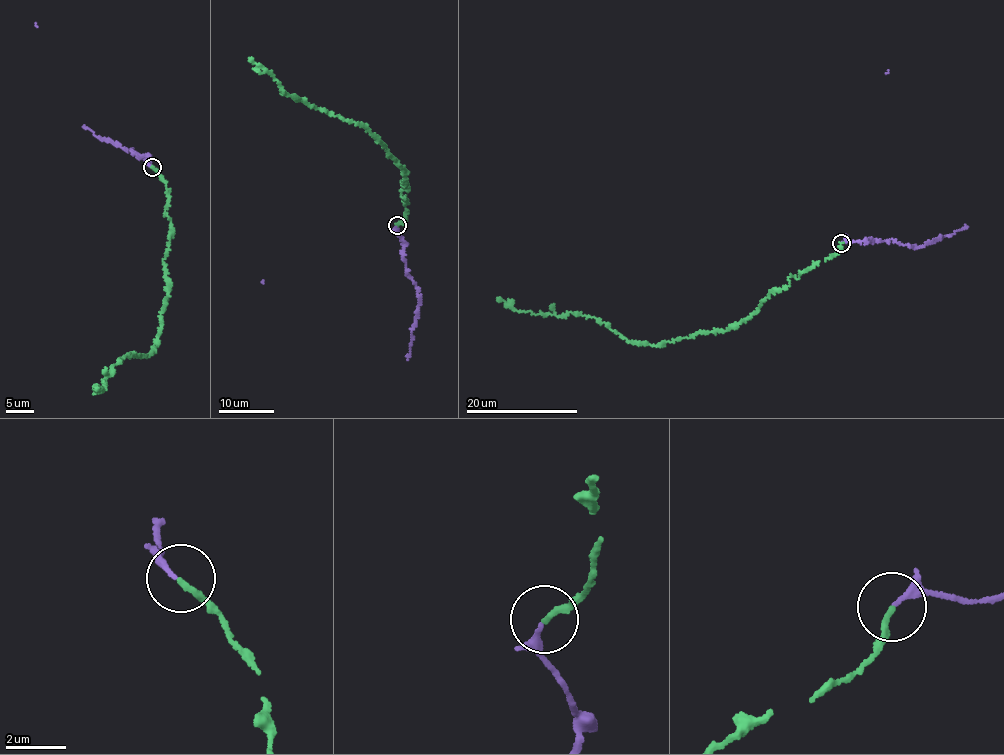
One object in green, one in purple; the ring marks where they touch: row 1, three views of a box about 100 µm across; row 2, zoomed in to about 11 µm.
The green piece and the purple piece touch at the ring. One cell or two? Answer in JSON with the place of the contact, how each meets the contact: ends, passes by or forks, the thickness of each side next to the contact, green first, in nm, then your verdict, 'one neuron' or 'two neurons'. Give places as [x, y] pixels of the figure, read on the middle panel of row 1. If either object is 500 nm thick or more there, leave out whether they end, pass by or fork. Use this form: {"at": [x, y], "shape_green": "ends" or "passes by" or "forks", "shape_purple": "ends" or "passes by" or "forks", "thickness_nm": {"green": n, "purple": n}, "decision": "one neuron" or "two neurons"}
{"at": [397, 225], "shape_green": "ends", "shape_purple": "passes by", "thickness_nm": {"green": 200, "purple": 140}, "decision": "one neuron"}

